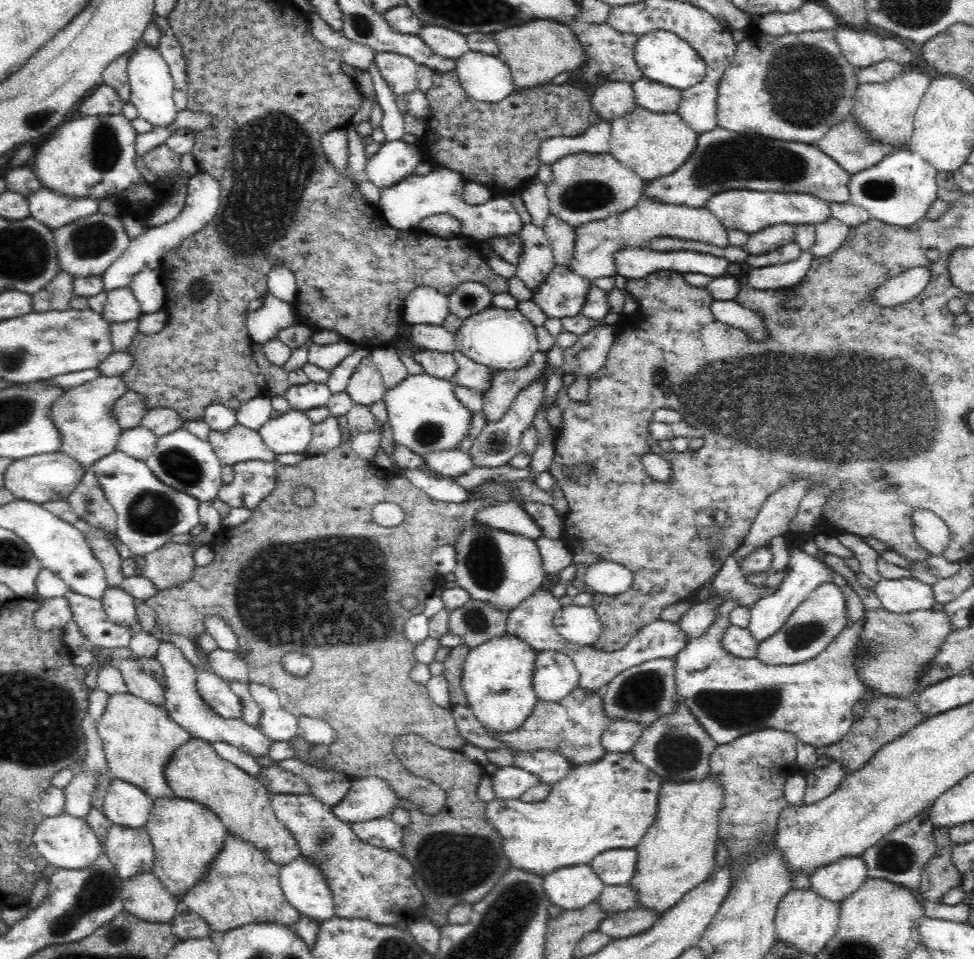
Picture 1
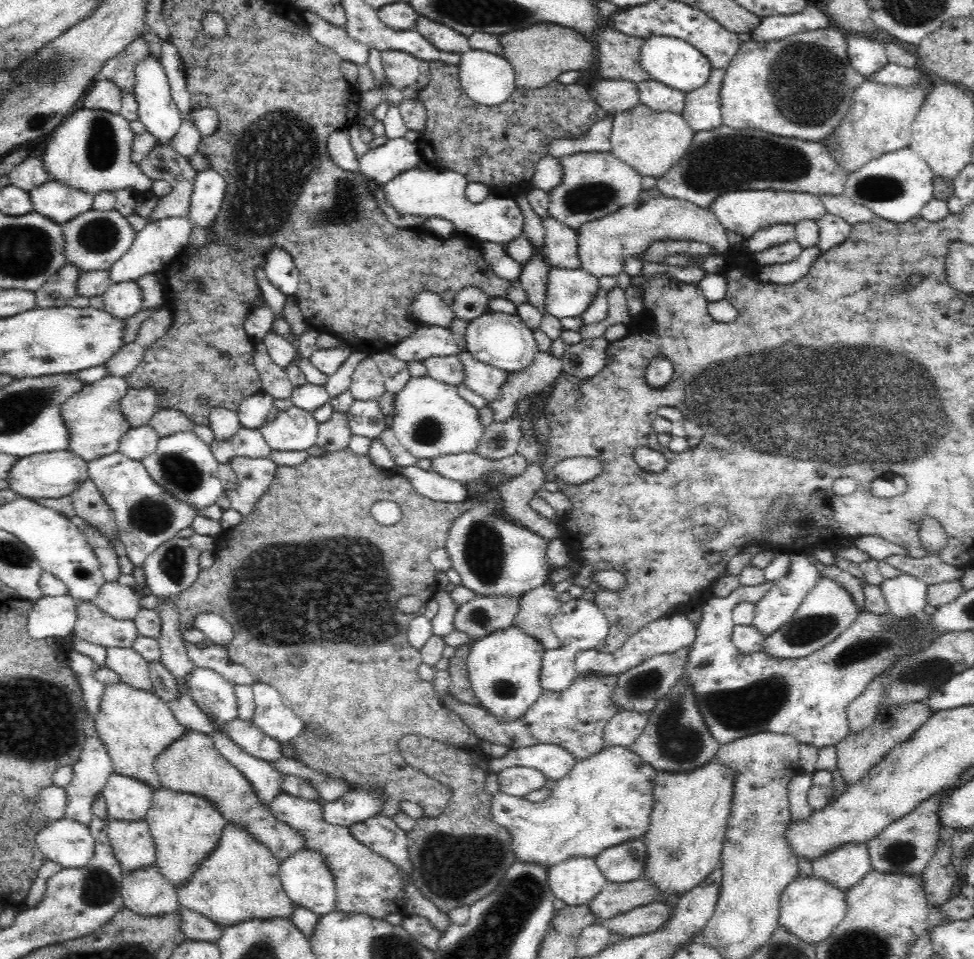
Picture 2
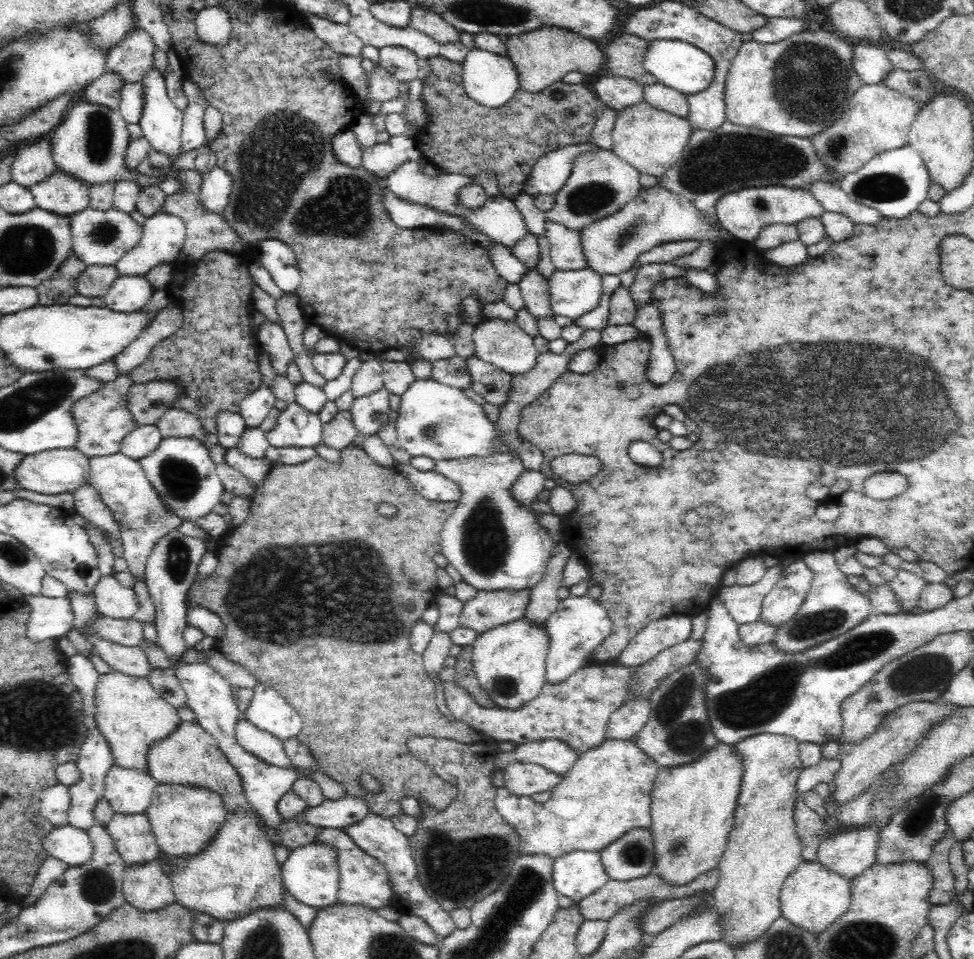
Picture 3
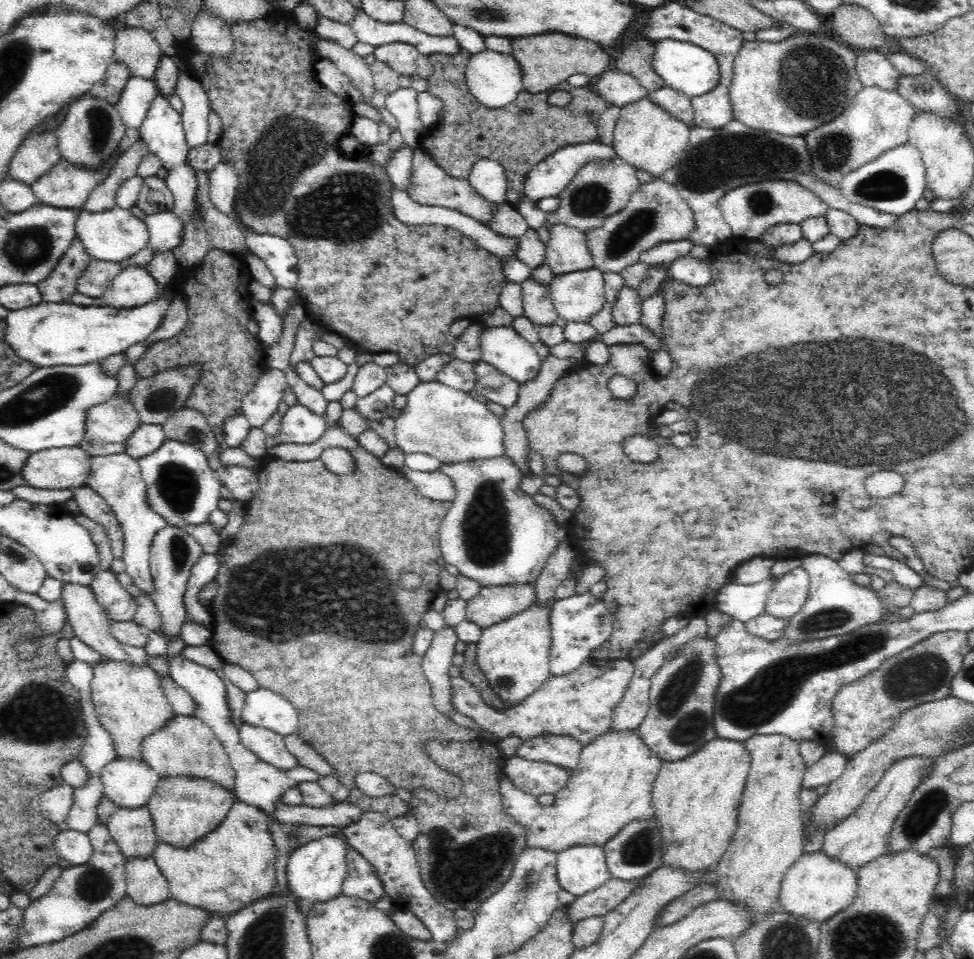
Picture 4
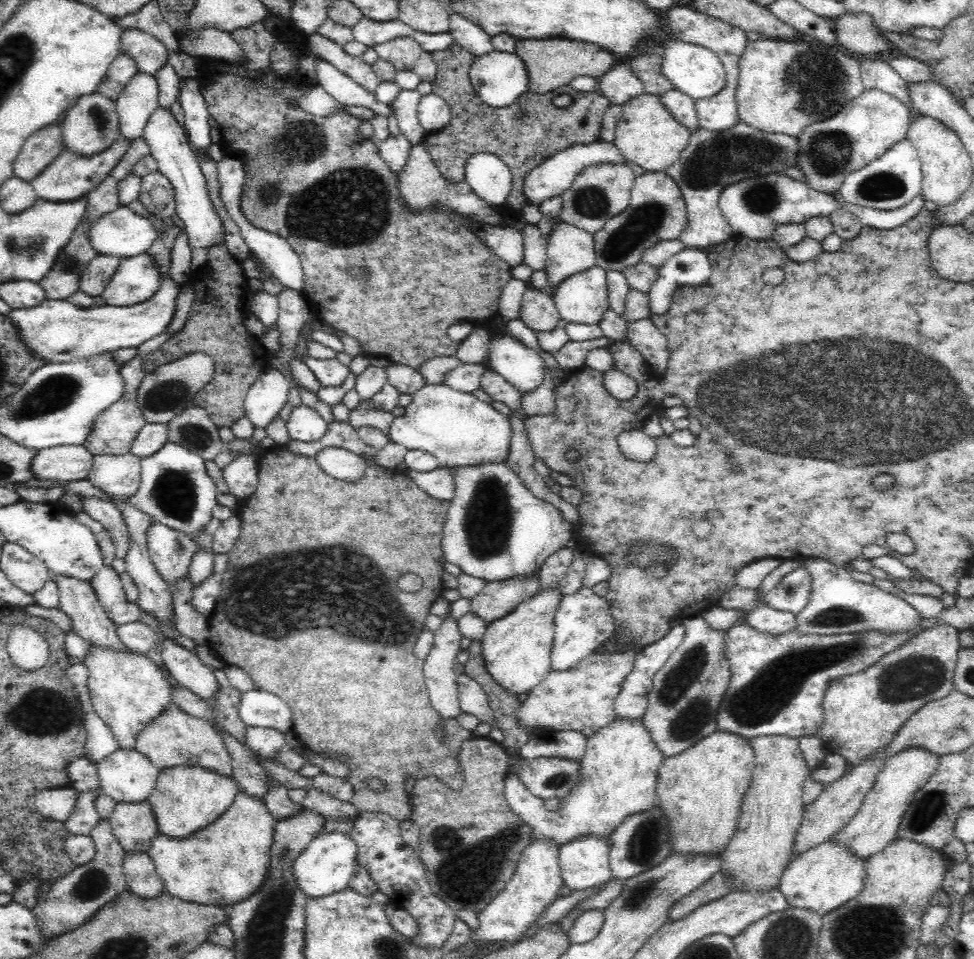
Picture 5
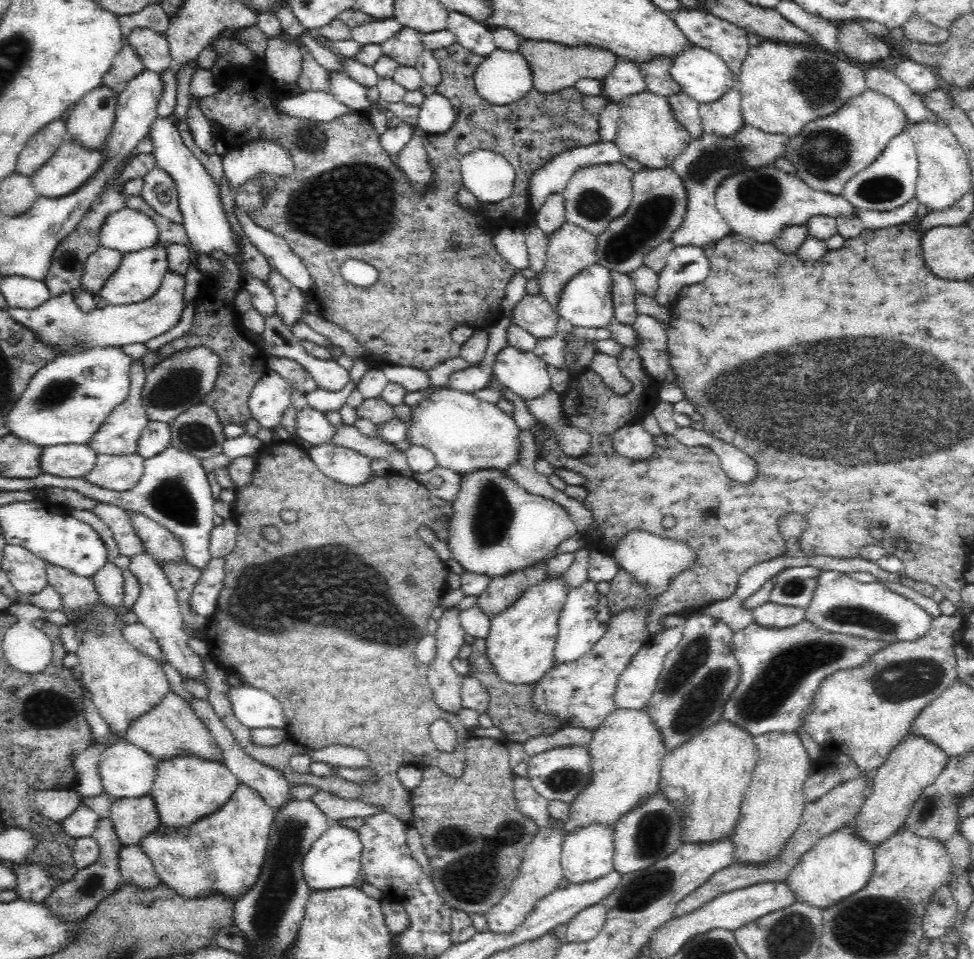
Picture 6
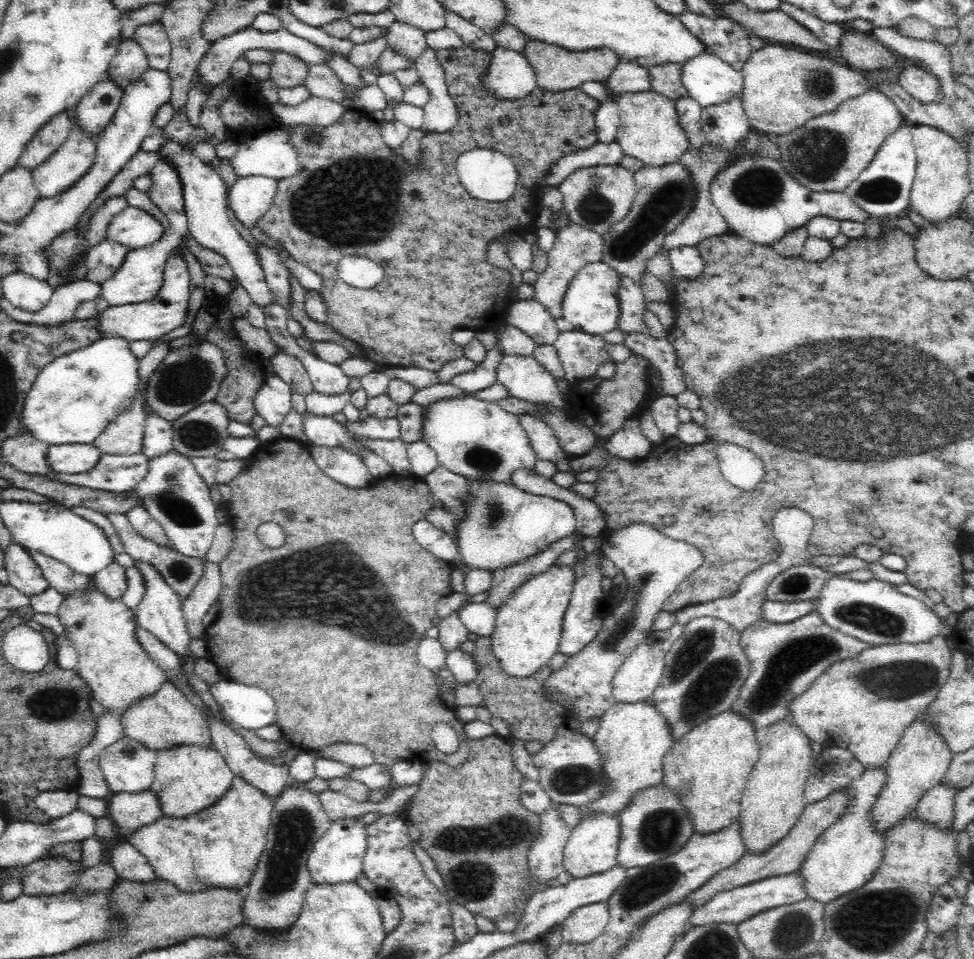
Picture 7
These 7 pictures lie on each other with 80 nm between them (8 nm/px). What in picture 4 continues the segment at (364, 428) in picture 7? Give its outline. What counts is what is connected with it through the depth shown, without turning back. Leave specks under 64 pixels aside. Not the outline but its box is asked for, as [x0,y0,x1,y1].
[394,381,505,464]

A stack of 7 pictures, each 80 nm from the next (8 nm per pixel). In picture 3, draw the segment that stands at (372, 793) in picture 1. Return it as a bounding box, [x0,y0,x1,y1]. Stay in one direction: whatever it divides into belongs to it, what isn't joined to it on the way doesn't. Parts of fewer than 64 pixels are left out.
[294,795,369,829]

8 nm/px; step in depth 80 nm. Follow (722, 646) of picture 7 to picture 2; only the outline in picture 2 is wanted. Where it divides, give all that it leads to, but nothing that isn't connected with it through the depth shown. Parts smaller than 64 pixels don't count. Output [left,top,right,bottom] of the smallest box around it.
[631,674,721,774]

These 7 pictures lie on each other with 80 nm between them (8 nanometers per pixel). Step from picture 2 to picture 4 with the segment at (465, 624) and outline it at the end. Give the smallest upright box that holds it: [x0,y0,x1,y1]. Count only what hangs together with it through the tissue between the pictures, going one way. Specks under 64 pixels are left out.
[466,582,537,629]

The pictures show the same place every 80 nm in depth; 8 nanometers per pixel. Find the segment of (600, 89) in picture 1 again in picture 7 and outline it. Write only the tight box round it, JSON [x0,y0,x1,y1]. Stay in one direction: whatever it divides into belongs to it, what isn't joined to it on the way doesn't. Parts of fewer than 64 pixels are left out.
[604,60,651,97]

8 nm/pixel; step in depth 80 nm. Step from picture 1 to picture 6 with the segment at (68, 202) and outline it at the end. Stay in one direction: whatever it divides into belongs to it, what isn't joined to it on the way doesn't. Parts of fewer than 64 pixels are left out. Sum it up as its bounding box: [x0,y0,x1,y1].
[31,138,104,198]

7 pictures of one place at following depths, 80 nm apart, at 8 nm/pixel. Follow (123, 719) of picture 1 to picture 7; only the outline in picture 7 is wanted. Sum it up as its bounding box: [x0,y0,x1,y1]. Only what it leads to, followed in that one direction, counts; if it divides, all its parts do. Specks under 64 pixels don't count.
[57,578,168,715]

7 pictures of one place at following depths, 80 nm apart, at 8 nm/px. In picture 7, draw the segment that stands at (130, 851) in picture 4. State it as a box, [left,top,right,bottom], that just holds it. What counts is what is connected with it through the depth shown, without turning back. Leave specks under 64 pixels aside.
[107,789,162,837]

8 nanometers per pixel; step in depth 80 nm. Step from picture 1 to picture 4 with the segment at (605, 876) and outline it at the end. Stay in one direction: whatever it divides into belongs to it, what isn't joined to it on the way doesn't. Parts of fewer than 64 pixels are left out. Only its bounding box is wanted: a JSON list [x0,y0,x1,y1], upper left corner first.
[604,816,662,881]

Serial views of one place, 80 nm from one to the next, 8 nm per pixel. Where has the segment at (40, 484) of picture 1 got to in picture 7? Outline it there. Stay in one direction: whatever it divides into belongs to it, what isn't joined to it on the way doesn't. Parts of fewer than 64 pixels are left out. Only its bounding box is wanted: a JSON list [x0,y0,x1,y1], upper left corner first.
[47,444,102,474]

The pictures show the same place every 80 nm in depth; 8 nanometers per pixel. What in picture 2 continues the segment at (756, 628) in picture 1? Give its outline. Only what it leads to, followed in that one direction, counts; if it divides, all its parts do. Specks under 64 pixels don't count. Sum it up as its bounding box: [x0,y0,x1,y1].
[752,553,821,636]

